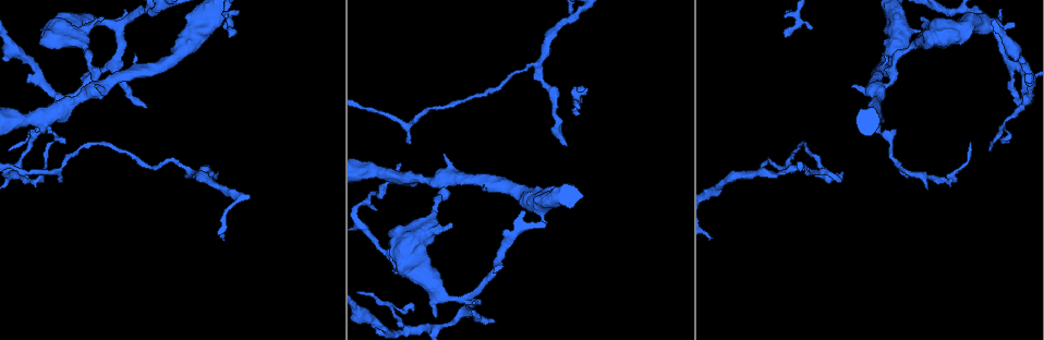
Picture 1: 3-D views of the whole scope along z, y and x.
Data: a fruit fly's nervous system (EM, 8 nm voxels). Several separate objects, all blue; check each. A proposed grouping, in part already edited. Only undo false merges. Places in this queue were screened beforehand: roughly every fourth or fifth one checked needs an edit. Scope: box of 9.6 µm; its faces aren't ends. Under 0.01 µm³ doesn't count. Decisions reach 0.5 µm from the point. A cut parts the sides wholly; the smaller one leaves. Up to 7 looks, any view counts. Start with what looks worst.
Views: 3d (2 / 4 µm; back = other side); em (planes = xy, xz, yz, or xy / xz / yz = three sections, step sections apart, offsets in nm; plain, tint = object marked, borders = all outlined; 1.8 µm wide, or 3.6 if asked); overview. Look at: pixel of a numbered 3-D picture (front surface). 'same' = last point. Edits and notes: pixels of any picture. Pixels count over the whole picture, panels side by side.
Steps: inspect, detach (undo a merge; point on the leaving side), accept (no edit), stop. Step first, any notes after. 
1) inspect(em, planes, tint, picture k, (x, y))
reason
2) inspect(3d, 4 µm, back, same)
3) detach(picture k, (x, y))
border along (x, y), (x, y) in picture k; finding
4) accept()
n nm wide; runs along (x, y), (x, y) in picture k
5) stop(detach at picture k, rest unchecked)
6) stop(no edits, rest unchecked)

inspect(em, planes, tint, picture 1, (466, 301))

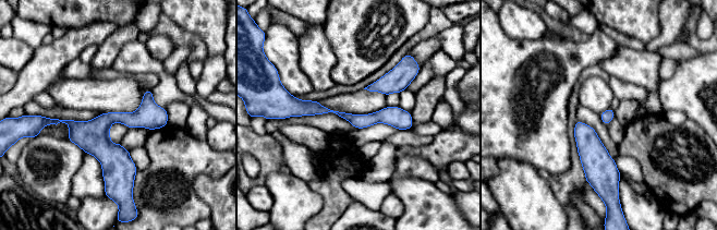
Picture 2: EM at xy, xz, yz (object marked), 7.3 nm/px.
accept()
continuous, no second cell

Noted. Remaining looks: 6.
inspect(em, 3.6 µm, planes, tint, picture 1, (406, 124))

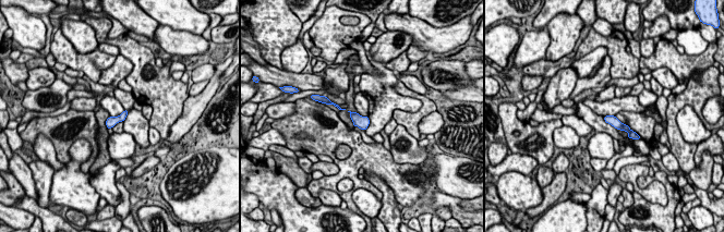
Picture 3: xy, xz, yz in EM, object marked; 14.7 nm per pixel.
accept()
140 nm wide; runs along (606, 118), (634, 134) in picture 3; one cell here

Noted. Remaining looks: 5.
inspect(em, planes, tint, picture 1, (383, 330))
thin neck

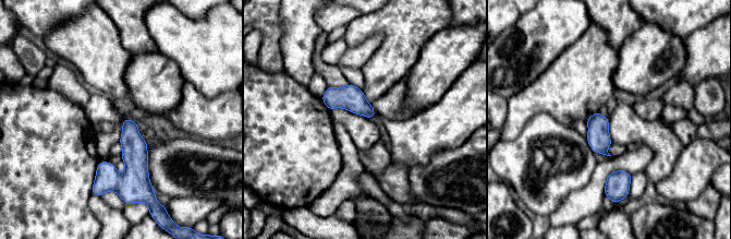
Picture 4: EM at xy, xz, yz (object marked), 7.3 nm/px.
accept()
one cell here

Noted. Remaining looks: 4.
stop(no edits, rest unchecked)

